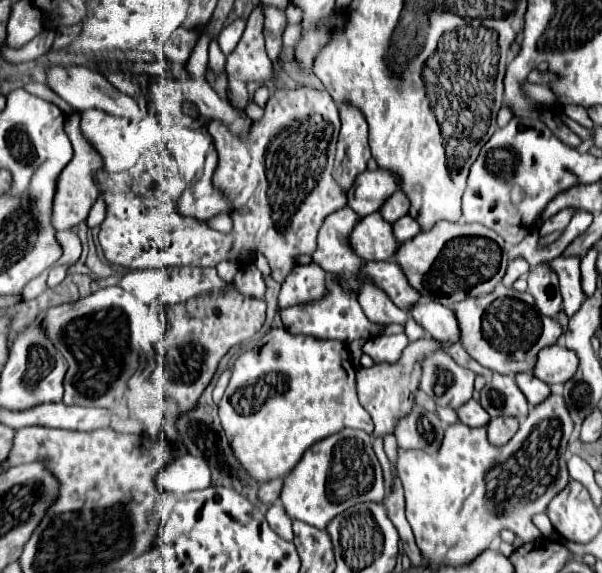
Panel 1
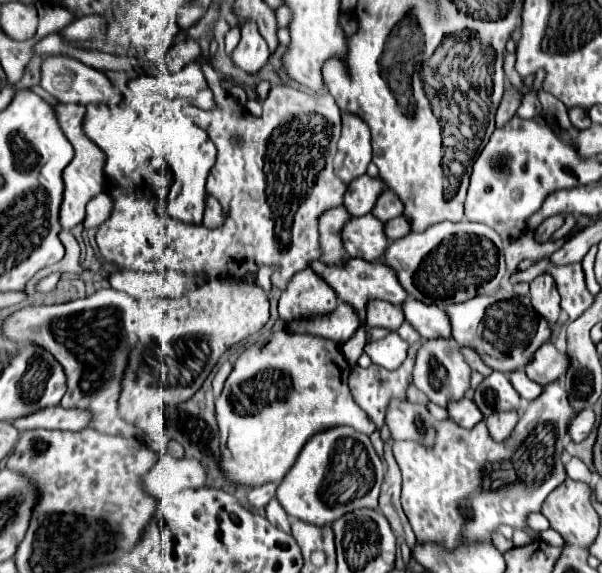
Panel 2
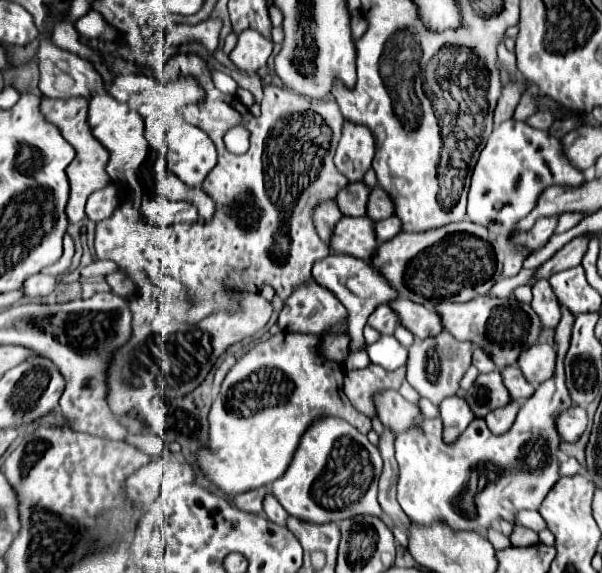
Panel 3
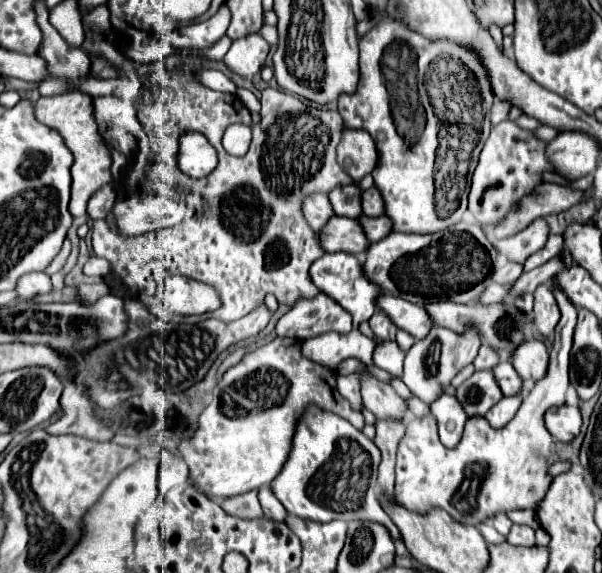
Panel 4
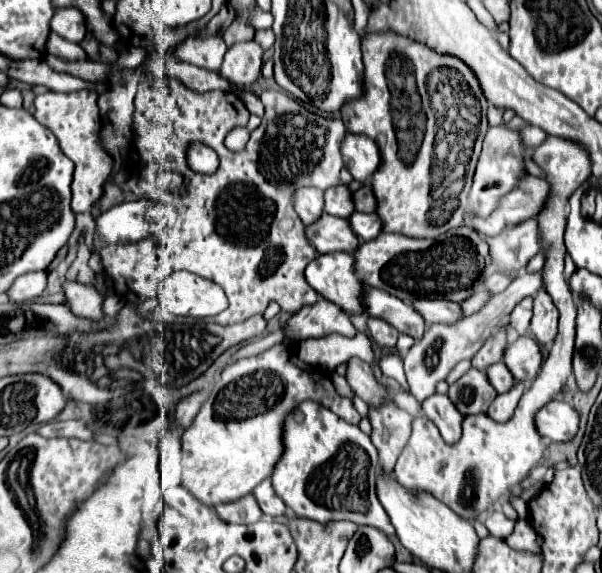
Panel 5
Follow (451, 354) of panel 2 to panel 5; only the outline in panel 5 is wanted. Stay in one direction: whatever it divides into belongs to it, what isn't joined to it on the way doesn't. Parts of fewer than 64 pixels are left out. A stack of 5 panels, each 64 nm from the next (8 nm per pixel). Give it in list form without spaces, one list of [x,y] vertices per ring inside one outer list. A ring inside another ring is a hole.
[[[522,272],[502,294],[494,296],[486,306],[482,306],[480,312],[476,312],[472,316],[466,316],[466,318],[462,318],[462,320],[458,320],[454,324],[432,324],[424,332],[424,336],[404,356],[404,370],[406,370],[408,384],[410,384],[410,394],[418,402],[422,402],[430,394],[434,394],[436,392],[434,390],[436,388],[436,382],[444,380],[448,376],[448,372],[460,360],[470,360],[482,348],[482,344],[490,338],[490,334],[494,332],[494,328],[498,326],[498,322],[504,316],[508,316],[522,298],[532,296],[540,288],[542,288],[542,274],[540,272],[536,272],[536,274]],[[438,344],[440,344],[440,350],[438,350]]]

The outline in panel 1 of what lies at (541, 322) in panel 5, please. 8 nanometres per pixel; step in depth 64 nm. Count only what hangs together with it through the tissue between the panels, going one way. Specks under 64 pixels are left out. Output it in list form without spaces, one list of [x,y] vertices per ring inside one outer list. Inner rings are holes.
[[[546,262],[534,266],[528,272],[528,292],[534,296],[536,306],[542,314],[556,318],[562,310],[562,296],[558,290],[558,278]]]

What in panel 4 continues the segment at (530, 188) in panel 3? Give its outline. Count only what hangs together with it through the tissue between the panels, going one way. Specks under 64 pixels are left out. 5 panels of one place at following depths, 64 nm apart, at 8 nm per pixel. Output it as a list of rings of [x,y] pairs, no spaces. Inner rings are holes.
[[[504,120],[492,128],[480,152],[480,162],[474,170],[468,194],[468,210],[482,228],[494,228],[524,194],[542,182],[542,172],[552,170],[544,148],[544,142],[536,140],[532,132],[518,128],[512,120]]]

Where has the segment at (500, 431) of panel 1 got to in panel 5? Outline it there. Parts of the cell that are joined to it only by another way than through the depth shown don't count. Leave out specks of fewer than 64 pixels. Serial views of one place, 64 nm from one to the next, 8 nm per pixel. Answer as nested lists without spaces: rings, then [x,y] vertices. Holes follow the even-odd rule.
[[[516,382],[508,392],[498,394],[488,408],[488,416],[494,418],[496,422],[506,422],[514,414],[514,406],[518,404],[522,392],[524,392],[524,382]]]

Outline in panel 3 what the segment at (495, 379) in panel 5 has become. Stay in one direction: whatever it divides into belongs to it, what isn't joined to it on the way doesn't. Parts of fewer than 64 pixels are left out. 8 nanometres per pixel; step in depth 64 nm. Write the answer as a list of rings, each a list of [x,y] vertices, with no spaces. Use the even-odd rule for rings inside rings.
[[[504,366],[500,370],[500,374],[502,374],[502,382],[504,382],[506,390],[510,392],[510,396],[514,400],[528,398],[534,392],[534,388],[522,378],[522,372],[518,370],[518,366]]]

